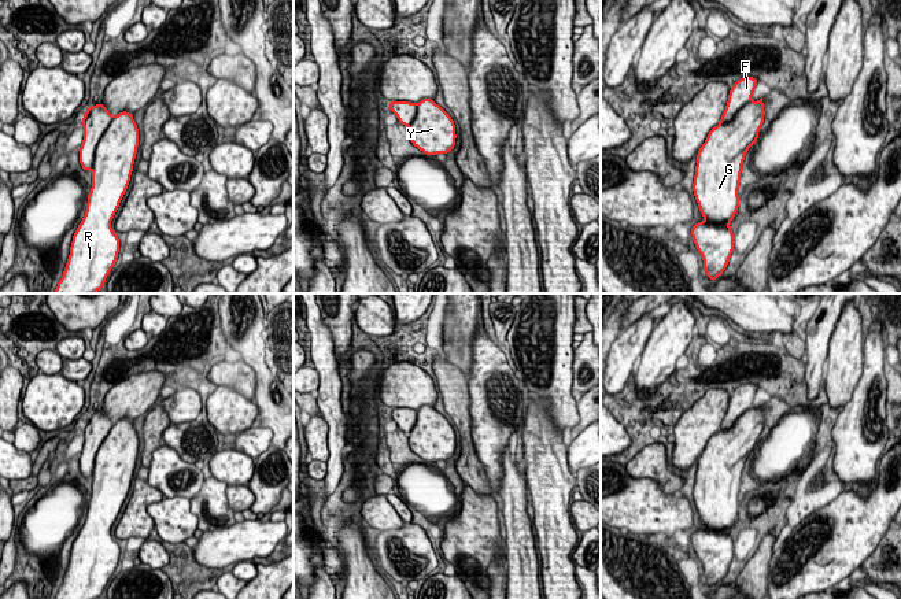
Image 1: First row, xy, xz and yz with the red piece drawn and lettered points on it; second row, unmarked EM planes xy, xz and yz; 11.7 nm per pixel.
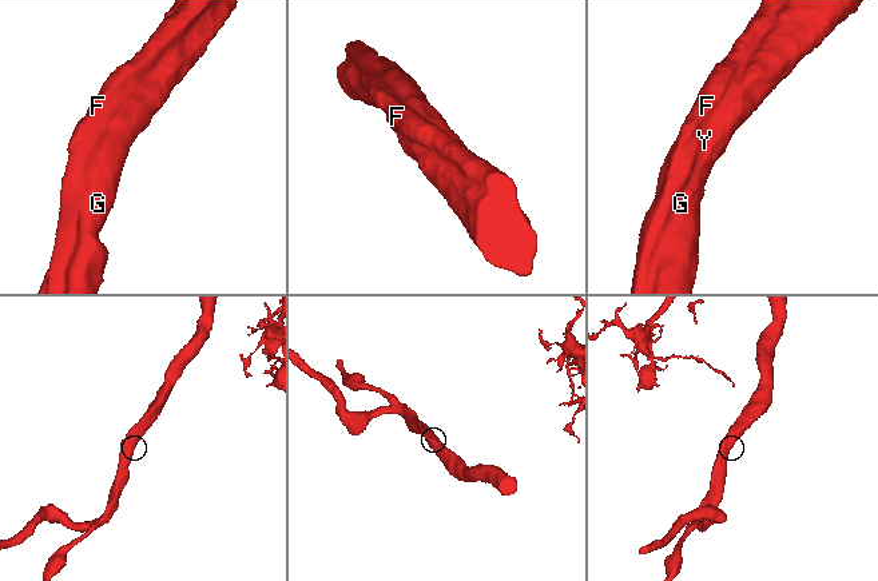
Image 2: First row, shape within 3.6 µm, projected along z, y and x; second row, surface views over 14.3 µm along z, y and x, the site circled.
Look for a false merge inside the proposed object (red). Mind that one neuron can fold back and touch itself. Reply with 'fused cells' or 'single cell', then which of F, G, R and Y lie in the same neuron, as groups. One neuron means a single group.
single cell; groups F G R Y

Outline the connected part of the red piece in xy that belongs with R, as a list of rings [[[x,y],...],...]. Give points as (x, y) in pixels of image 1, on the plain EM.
[[[100,410],[86,417],[81,430],[85,441],[80,455],[80,470],[85,478],[93,477],[92,495],[85,524],[73,543],[69,567],[55,599],[97,599],[104,594],[121,552],[111,536],[111,526],[128,496],[139,454],[139,436],[133,421],[128,418],[112,424]]]

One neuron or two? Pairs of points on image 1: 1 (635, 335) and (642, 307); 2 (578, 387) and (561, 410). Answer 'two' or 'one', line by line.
1: two
2: two

